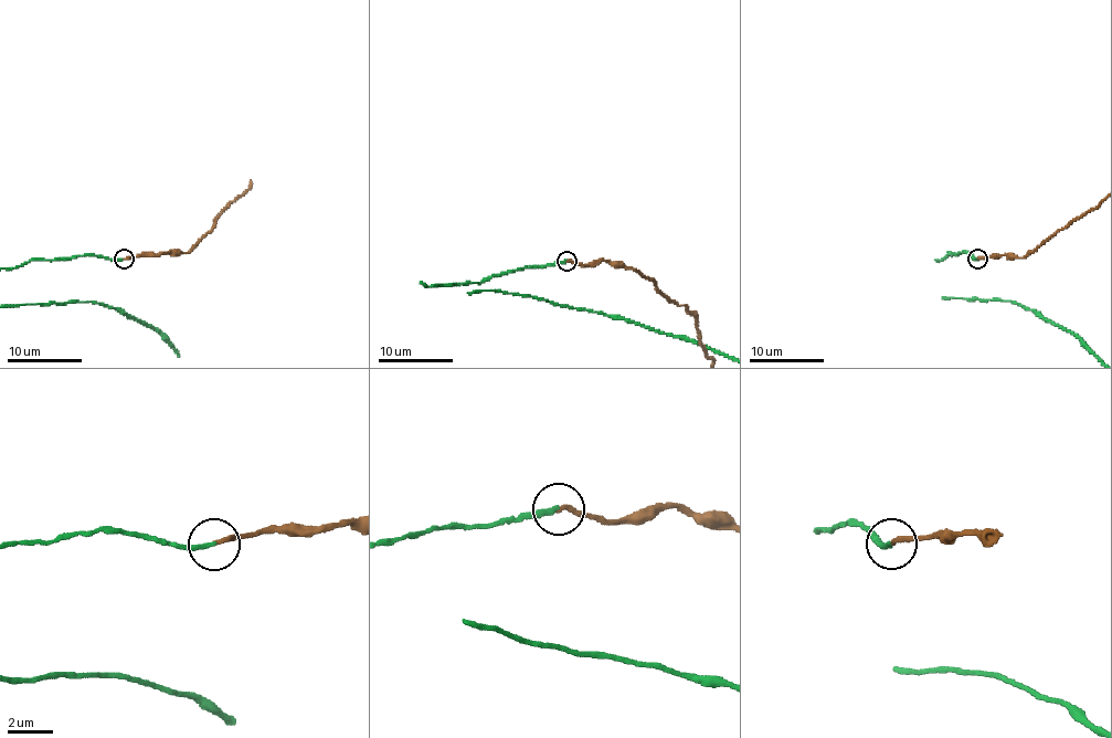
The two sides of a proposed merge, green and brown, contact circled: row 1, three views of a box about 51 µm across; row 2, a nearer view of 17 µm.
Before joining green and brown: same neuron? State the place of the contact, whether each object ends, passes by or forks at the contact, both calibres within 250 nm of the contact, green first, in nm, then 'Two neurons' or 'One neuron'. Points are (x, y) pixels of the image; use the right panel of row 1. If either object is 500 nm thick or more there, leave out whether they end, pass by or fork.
Place: (977, 259). At the ring green ends. At the ring brown ends. Thickness 200 nm (green) against 190 nm. One neuron

